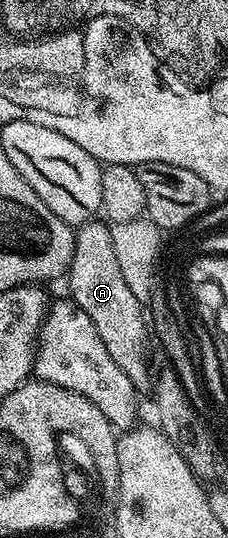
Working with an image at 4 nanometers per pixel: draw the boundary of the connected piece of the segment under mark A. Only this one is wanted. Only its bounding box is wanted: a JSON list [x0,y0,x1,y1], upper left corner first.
[66,219,150,391]

